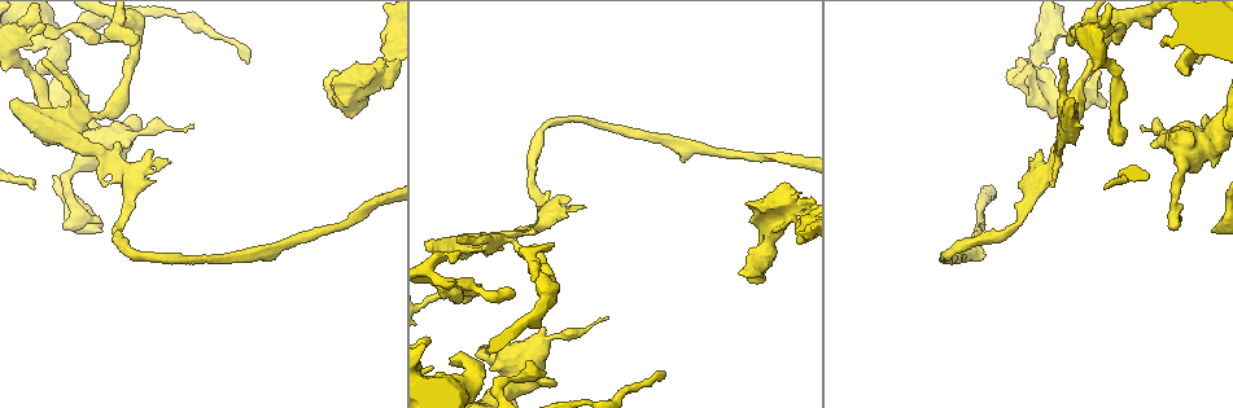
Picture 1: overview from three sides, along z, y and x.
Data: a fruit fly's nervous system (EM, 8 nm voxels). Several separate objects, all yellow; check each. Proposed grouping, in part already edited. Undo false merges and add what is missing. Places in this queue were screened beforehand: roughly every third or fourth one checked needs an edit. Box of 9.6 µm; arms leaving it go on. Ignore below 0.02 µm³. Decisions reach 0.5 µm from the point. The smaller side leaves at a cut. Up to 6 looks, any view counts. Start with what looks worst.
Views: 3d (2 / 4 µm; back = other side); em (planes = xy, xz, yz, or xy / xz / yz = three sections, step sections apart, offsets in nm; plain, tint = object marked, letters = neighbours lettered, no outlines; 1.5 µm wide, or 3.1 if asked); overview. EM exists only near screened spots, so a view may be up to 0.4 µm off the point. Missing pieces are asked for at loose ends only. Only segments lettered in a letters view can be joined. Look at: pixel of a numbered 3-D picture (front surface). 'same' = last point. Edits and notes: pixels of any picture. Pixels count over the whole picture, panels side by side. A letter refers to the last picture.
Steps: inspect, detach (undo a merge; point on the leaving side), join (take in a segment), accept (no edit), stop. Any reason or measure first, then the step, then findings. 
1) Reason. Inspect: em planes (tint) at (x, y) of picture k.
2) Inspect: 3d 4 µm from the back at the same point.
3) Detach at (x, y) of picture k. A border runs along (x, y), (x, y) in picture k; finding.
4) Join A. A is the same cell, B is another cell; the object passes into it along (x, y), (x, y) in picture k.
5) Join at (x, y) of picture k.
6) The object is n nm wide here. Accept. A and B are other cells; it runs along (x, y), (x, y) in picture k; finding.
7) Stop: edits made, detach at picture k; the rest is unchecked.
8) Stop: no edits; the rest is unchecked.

Abrupt turn. Inspect: em xz step 8 (tint) at (63, 135) of picture 1.

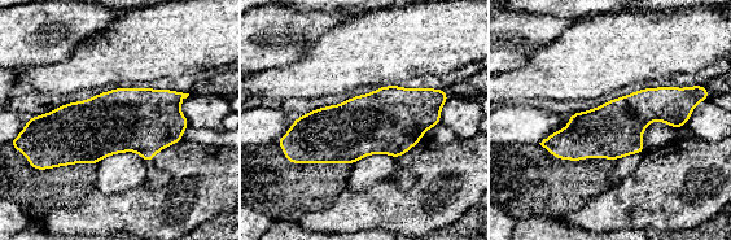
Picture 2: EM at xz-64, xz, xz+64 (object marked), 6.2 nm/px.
Cut it another way. Inspect: em planes (letters) at the same point.

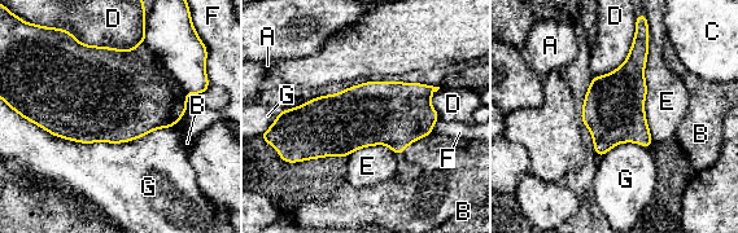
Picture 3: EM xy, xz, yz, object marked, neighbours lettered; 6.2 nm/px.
Detach at (132, 91) of picture 3. A, B, C, D, E, F and G are other cells; a border runs along (143, 38), (186, 93) in picture 3; two neurons meet here.

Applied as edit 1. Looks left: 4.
Thin neck. Inspect: 3d 2 µm at (1116, 29) of picture 1.

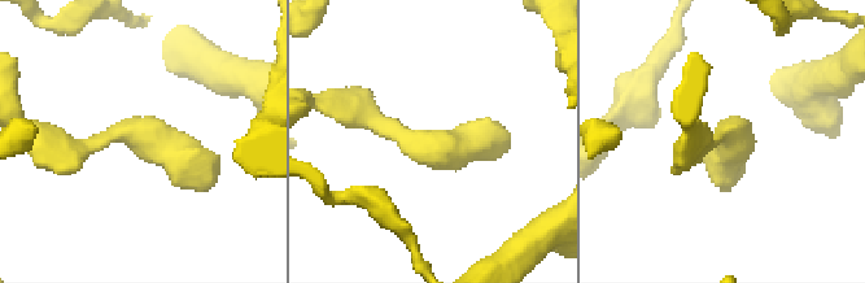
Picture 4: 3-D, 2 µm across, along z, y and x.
Need the tissue. Inspect: em planes (tint) at (717, 144) of picture 4.

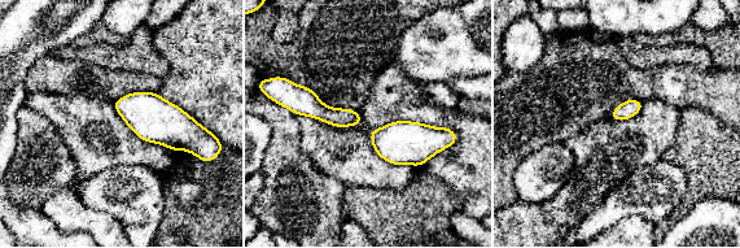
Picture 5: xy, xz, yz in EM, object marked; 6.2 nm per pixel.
Inspect: em planes (letters) at the same point.

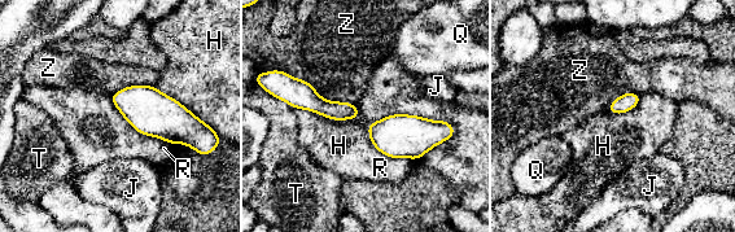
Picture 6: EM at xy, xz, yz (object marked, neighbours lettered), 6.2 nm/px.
The longest contact is with Z, 650 nm. Accept. H, J, Q, R, T and Z are other cells; a border runs along (294, 108), (332, 119), (359, 116) in picture 6; all the same neuron.

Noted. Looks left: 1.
Branch stops here. Inspect: em planes (letters) at (329, 71) of picture 1.

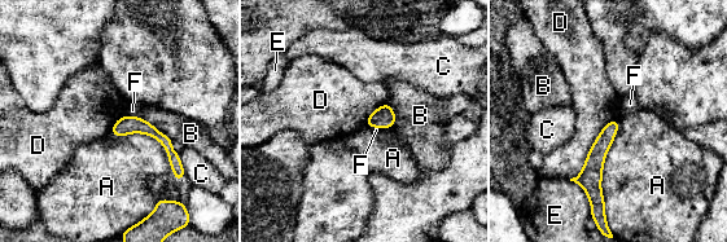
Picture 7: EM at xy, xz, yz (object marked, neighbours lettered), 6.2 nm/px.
Accept. A, B, C, D, E and F are other cells; a border runs along (618, 118), (569, 179) in picture 7; no lettered segment goes on from it.

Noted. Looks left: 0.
Stop: edits made, detach at picture 3; the rest is unchecked.

